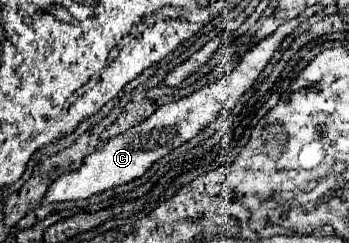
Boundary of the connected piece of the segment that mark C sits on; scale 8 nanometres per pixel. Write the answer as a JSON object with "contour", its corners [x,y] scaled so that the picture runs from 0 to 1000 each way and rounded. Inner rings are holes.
{"contour":[[[842,86],[842,103],[819,103],[819,119],[791,119],[779,144],[756,152],[751,169],[739,169],[728,185],[722,226],[699,226],[693,259],[682,259],[682,276],[670,276],[659,300],[625,317],[613,342],[556,374],[539,399],[521,399],[510,416],[476,424],[464,440],[453,440],[418,498],[395,506],[390,523],[315,564],[309,580],[298,580],[287,597],[281,621],[258,630],[246,646],[246,663],[235,663],[229,695],[212,712],[189,712],[172,720],[132,786],[126,802],[126,835],[160,835],[160,827],[201,827],[201,819],[246,819],[258,802],[292,794],[315,770],[367,753],[378,737],[395,737],[401,720],[418,712],[418,695],[453,663],[458,646],[481,638],[493,613],[516,605],[521,588],[533,588],[539,572],[550,572],[556,556],[573,547],[573,531],[585,514],[596,514],[602,498],[619,490],[625,457],[665,449],[676,432],[676,416],[688,407],[688,391],[728,342],[728,325],[745,309],[745,292],[762,276],[762,259],[774,251],[774,235],[785,226],[785,210],[802,193],[808,160],[819,144],[831,144],[842,119],[854,111],[854,86]]]}

